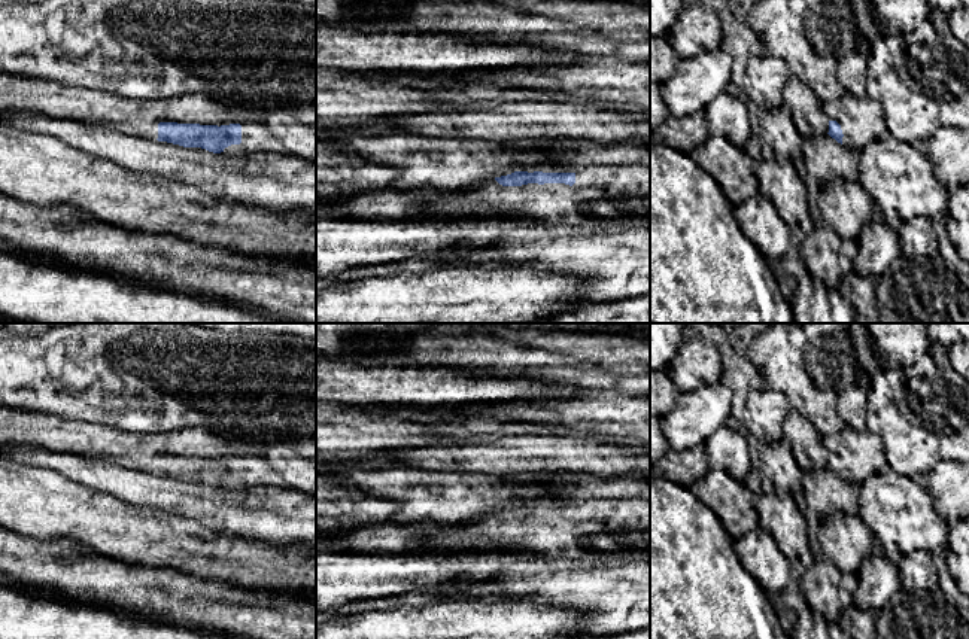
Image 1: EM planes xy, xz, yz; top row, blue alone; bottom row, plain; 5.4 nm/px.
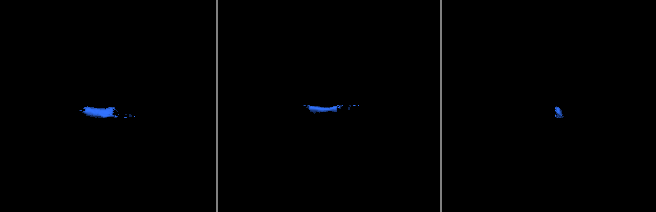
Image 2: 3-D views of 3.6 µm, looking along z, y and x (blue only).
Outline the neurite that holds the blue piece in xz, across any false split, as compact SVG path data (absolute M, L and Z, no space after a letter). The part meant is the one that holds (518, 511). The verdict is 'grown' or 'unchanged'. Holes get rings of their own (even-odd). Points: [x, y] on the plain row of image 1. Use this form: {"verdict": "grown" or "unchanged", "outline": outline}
{"verdict": "grown", "outline": "M592 499L578 506L514 505L495 511L468 524L443 526L431 521L382 526L365 526L350 532L316 536L332 541L350 550L403 553L419 544L449 550L476 550L482 544L499 544L511 551L501 557L505 566L514 562L537 562L552 559L590 559L610 566L650 562L650 502L641 499L613 500Z"}

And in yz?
{"verdict": "grown", "outline": "M869 429L835 432L824 436L824 447L829 451L827 468L856 486L871 475L891 471L883 439Z"}

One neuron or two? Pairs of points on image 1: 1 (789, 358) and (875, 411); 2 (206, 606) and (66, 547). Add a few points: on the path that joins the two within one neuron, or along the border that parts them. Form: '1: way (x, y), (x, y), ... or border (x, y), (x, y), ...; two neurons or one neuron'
1: border (863, 407), (863, 423), (866, 428); two neurons
2: way (172, 598), (120, 587), (100, 575); one neuron

